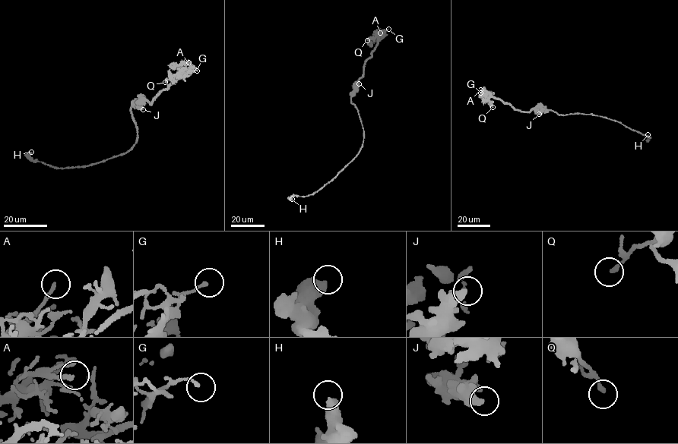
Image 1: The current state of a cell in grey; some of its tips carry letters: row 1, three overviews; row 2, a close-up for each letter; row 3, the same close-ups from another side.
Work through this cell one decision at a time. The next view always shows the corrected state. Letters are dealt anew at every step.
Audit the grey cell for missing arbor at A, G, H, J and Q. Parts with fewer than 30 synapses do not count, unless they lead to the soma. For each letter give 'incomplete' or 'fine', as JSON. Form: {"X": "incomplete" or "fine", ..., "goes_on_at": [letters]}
{"A": "fine", "G": "fine", "H": "fine", "J": "fine", "Q": "fine", "goes_on_at": []}

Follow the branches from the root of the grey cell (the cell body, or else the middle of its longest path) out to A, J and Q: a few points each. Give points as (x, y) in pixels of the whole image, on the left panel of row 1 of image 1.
A: (137, 131), (131, 111), (132, 104), (141, 99), (151, 104), (156, 95), (179, 77), (183, 63), (188, 62)
J: (137, 131), (131, 111), (131, 106), (135, 104), (143, 109)
Q: (137, 131), (131, 111), (132, 104), (141, 99), (151, 104), (155, 97), (181, 74), (172, 75), (165, 82)

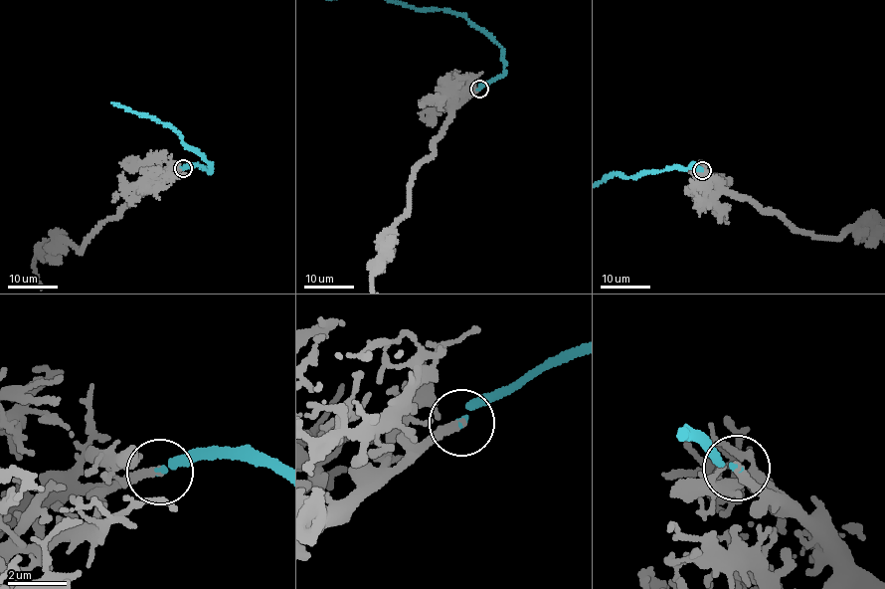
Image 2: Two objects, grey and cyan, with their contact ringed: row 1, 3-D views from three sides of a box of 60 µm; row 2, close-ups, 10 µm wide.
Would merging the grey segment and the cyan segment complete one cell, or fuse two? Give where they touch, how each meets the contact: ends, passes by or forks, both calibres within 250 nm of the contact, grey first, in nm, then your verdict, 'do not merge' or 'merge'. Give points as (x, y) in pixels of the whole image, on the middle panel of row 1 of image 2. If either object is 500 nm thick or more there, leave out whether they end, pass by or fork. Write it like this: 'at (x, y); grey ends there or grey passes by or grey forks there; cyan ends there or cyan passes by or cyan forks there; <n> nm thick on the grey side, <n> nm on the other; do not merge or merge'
at (479, 89); grey passes by; cyan ends there; 190 nm thick on the grey side, 240 nm on the other; merge

